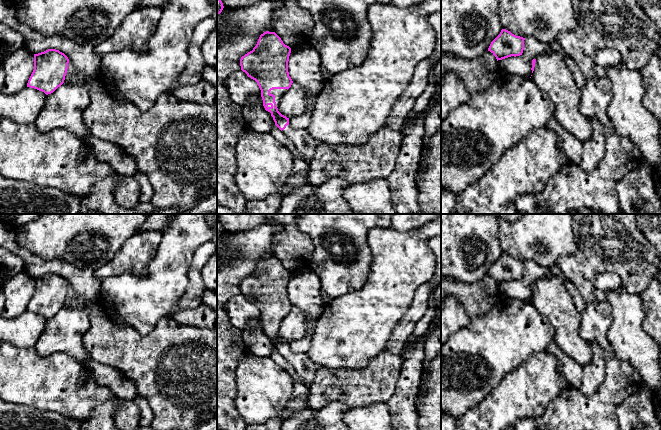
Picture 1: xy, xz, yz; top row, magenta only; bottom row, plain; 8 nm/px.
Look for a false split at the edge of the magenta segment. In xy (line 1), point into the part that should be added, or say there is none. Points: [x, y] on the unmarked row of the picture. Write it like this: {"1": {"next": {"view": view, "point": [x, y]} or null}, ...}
{"1": {"next": null}}

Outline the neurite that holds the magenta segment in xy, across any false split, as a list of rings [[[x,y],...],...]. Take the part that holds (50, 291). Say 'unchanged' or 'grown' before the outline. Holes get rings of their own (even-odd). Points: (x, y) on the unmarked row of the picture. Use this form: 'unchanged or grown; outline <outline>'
unchanged; outline [[[56,273],[34,278],[34,294],[27,311],[37,313],[46,319],[53,317],[65,304],[68,281]]]

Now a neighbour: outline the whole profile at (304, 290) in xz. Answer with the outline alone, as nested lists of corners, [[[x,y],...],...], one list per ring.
[[[309,269],[297,270],[291,273],[288,285],[288,296],[294,307],[306,314],[308,333],[300,340],[289,343],[294,353],[307,353],[312,336],[325,304],[321,298],[321,283],[319,277]]]

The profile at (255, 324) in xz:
[[[261,318],[252,320],[244,329],[243,331],[252,332],[257,329],[263,329],[263,324]]]

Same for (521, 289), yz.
[[[526,261],[523,277],[520,280],[498,284],[499,293],[508,298],[530,302],[532,299],[532,284],[545,276],[551,275],[549,267],[542,267],[534,261]]]

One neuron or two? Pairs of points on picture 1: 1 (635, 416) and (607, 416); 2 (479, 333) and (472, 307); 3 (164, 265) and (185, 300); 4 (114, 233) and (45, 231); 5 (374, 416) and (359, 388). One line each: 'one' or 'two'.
1: two
2: two
3: two
4: one
5: two

